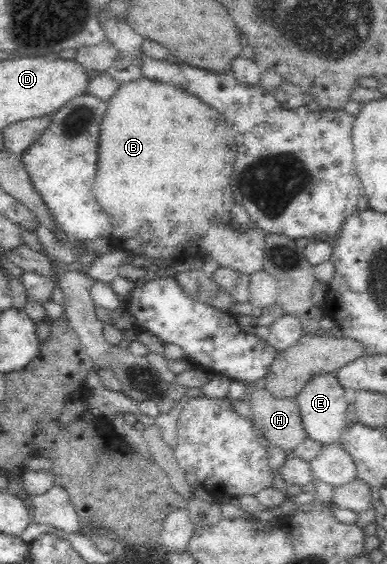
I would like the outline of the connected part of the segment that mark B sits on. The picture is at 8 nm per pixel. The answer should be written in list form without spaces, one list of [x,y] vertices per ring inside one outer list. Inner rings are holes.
[[[145,77],[119,84],[115,95],[108,100],[106,111],[100,123],[99,163],[93,193],[112,219],[111,247],[130,251],[136,259],[120,267],[120,276],[135,281],[149,270],[161,272],[164,265],[154,263],[154,259],[163,261],[163,258],[172,262],[211,256],[219,263],[227,261],[225,267],[230,267],[233,253],[219,255],[219,251],[215,251],[219,243],[205,241],[219,228],[230,235],[239,233],[229,226],[232,221],[229,207],[234,203],[229,175],[236,162],[236,142],[223,115],[195,95]]]

